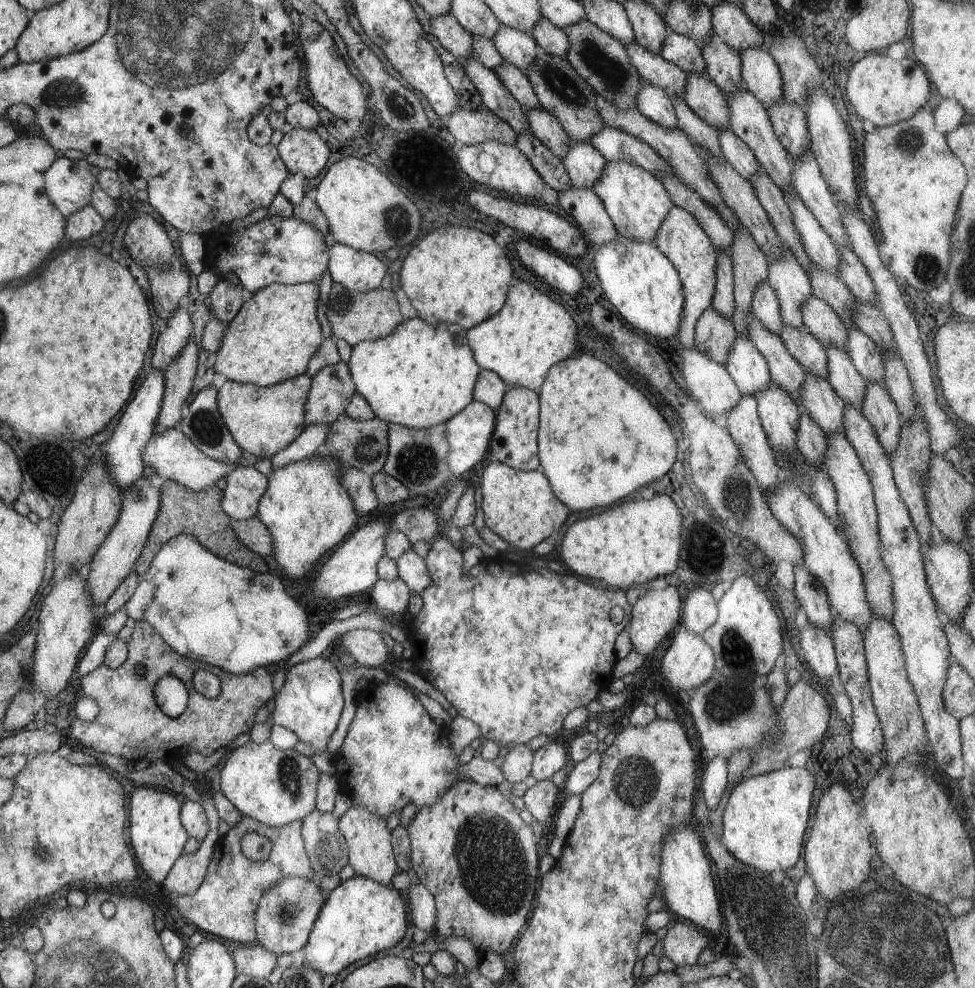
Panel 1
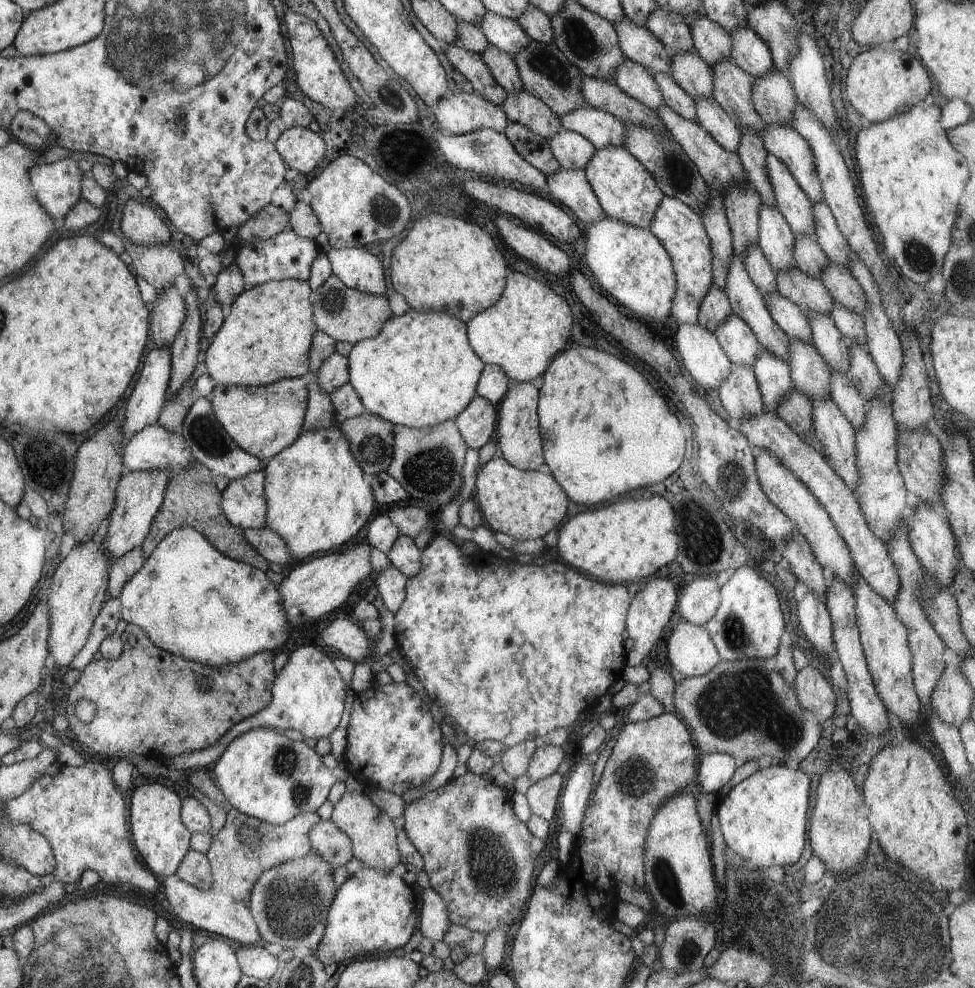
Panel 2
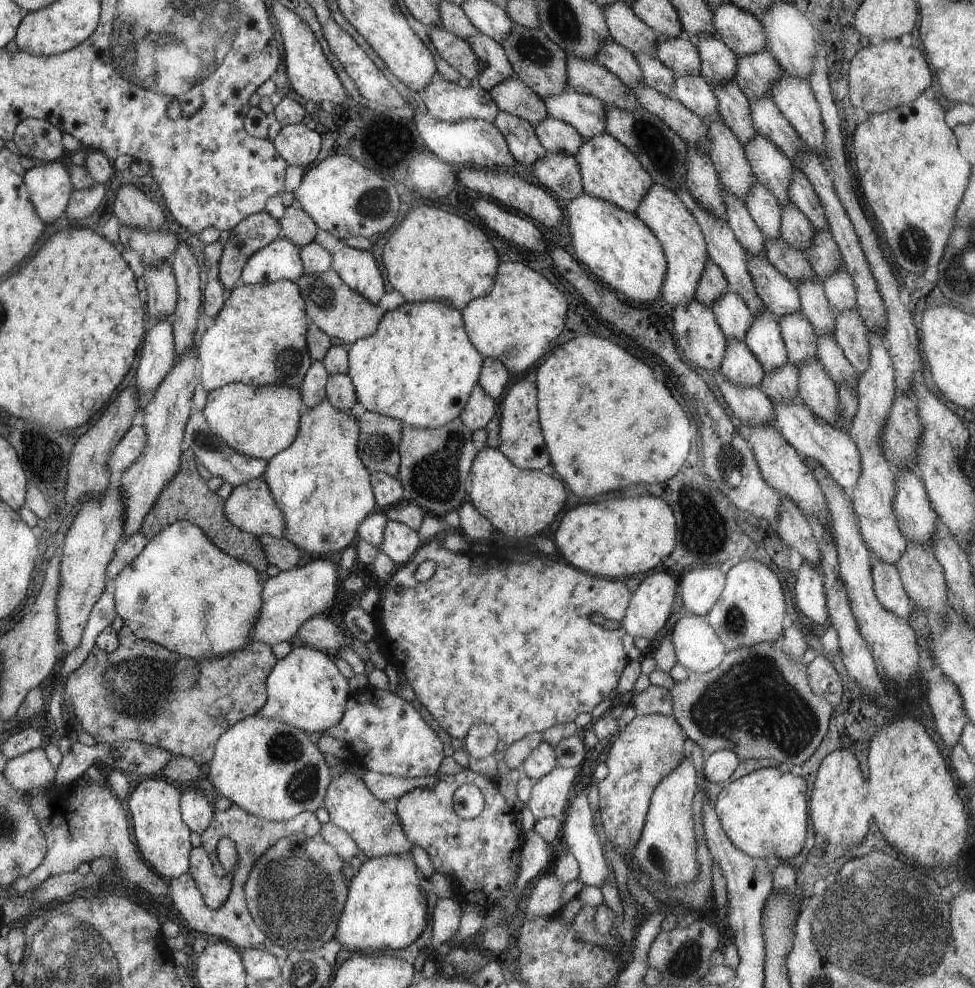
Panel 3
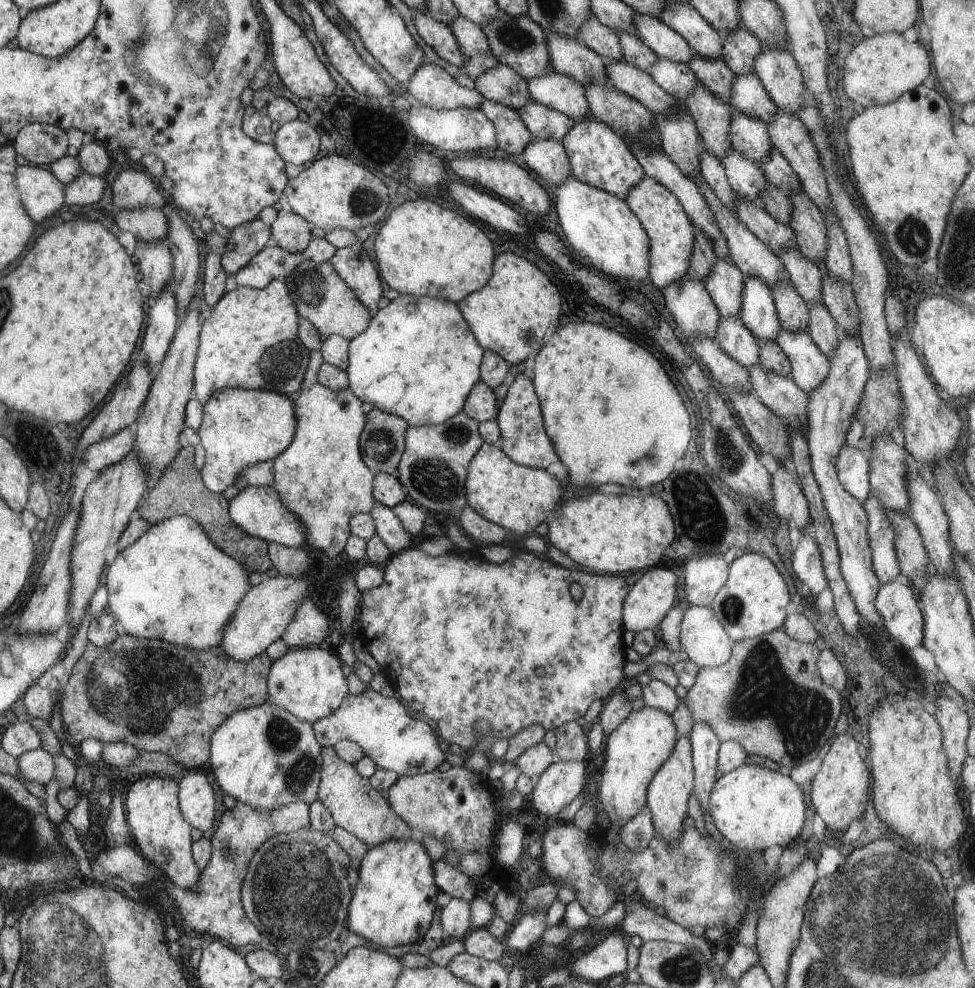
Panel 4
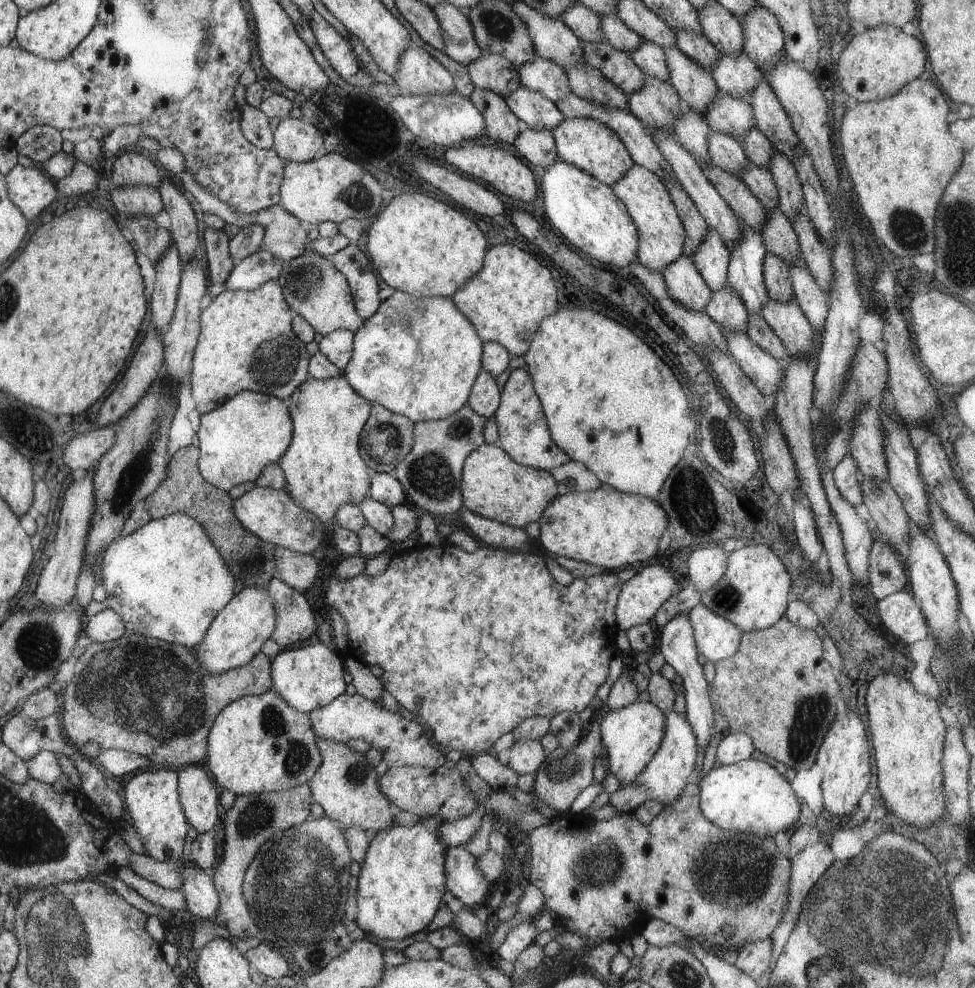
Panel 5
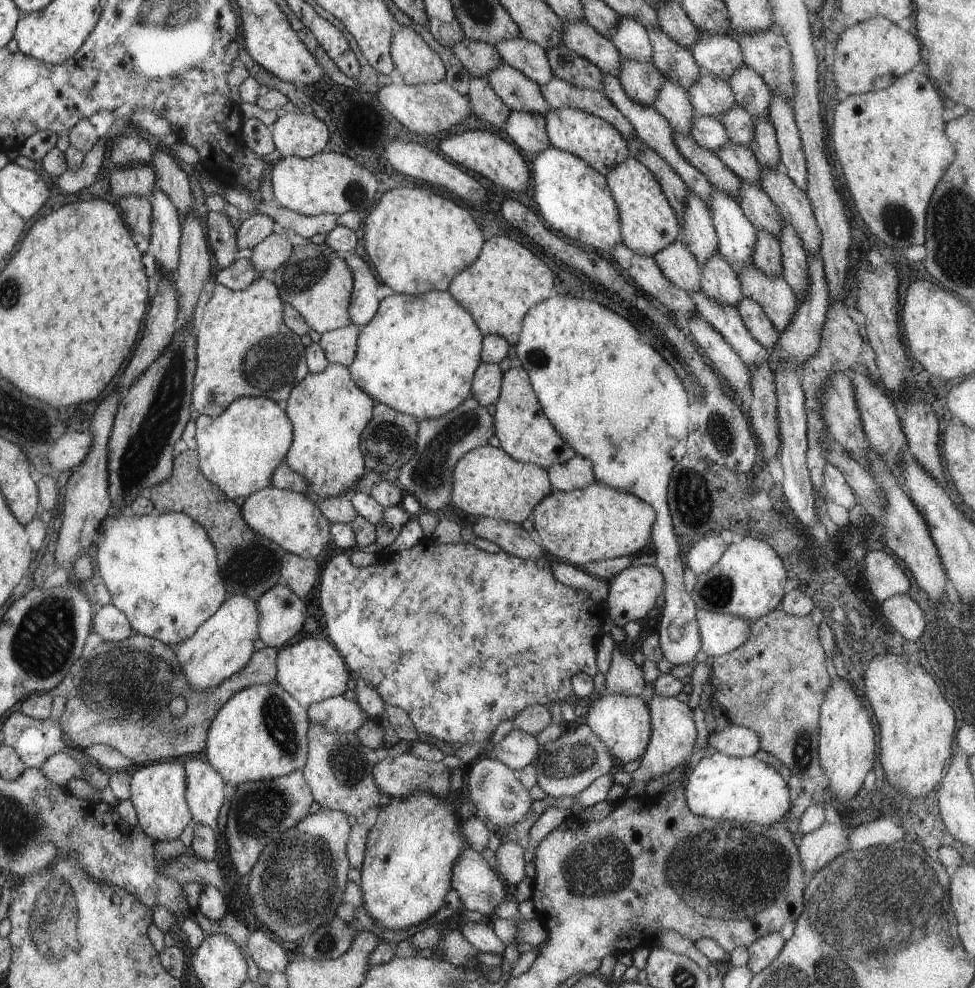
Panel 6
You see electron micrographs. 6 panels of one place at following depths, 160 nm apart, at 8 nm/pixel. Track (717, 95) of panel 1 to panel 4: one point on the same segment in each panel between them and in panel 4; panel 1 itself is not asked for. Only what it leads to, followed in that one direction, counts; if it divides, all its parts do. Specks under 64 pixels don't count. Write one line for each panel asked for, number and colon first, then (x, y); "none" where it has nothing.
2: (693, 75)
3: (680, 55)
4: (667, 44)

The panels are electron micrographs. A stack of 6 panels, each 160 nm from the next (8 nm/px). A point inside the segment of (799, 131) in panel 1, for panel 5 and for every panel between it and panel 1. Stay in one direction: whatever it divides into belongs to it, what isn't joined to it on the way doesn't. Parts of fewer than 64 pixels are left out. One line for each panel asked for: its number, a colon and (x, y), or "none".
2: (773, 95)
3: (756, 75)
4: (741, 48)
5: (725, 31)

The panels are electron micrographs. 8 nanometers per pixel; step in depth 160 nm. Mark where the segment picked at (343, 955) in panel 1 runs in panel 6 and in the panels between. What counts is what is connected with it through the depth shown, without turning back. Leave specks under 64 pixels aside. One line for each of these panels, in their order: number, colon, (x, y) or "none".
2: (374, 911)
3: (386, 909)
4: (393, 904)
5: (402, 879)
6: (406, 873)

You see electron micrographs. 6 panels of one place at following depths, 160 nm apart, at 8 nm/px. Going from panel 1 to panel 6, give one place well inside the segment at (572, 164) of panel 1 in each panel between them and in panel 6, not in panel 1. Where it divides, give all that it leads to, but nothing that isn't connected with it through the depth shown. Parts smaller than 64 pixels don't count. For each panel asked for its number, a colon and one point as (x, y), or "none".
2: (573, 151)
3: (556, 136)
4: (544, 123)
5: (535, 111)
6: (519, 93)

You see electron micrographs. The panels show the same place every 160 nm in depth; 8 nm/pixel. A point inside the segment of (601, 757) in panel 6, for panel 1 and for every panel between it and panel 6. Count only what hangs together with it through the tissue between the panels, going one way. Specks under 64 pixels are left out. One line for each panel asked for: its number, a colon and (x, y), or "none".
1: (540, 799)
2: (542, 795)
3: (550, 796)
4: (561, 782)
5: (565, 773)

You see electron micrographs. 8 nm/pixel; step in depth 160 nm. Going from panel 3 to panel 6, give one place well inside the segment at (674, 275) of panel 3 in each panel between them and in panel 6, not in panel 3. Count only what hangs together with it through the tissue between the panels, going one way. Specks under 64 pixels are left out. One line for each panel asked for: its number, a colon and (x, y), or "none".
4: (671, 233)
5: (661, 233)
6: (648, 223)

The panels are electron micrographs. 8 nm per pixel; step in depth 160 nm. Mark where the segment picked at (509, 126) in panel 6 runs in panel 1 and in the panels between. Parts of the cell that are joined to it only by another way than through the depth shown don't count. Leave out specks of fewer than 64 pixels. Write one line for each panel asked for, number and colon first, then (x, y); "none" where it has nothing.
1: (583, 205)
2: (571, 188)
3: (560, 173)
4: (548, 158)
5: (537, 146)

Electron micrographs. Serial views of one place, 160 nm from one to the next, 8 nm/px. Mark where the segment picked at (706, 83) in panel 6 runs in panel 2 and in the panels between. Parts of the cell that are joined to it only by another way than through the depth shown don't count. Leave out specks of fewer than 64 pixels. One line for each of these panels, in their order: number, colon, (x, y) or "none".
2: (792, 202)
3: (772, 168)
4: (750, 137)
5: (733, 116)

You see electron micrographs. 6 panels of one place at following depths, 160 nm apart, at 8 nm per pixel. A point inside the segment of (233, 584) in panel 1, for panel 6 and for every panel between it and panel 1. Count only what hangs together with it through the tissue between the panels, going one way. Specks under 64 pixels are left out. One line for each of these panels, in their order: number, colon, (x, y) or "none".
2: (191, 600)
3: (182, 592)
4: (174, 583)
5: (166, 580)
6: (161, 570)

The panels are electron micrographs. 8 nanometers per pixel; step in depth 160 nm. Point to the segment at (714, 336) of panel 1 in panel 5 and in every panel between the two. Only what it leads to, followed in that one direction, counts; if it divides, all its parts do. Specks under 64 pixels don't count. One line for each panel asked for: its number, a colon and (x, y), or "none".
2: (715, 308)
3: (712, 285)
4: (703, 258)
5: (696, 228)

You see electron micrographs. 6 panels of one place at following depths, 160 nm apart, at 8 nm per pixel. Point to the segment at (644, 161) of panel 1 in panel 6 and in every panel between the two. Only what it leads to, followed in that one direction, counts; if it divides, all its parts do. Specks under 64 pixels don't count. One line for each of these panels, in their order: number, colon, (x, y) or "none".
2: (601, 128)
3: (585, 113)
4: (559, 92)
5: (540, 75)
6: (530, 59)

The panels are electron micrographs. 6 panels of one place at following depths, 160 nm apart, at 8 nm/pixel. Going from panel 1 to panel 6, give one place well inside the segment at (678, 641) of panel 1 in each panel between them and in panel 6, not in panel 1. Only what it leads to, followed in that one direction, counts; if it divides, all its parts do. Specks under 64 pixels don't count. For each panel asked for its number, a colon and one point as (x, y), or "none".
2: (691, 651)
3: (698, 648)
4: (703, 638)
5: (716, 639)
6: (720, 634)

